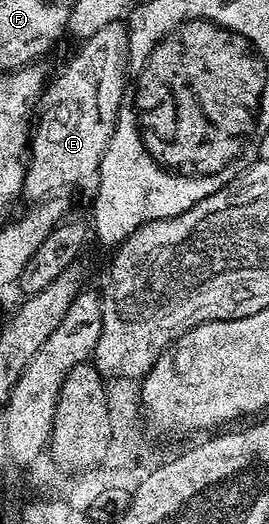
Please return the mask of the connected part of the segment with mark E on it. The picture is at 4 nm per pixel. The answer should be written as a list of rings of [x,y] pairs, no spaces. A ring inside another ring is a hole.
[[[119,21],[104,25],[90,39],[81,44],[82,47],[70,59],[70,64],[49,80],[48,86],[42,92],[40,106],[36,111],[36,122],[28,140],[28,158],[26,164],[26,179],[22,182],[25,198],[30,201],[41,201],[57,196],[65,187],[78,183],[95,174],[108,149],[108,141],[114,132],[116,117],[120,109],[122,94],[126,88],[126,58],[128,57],[127,24]]]

